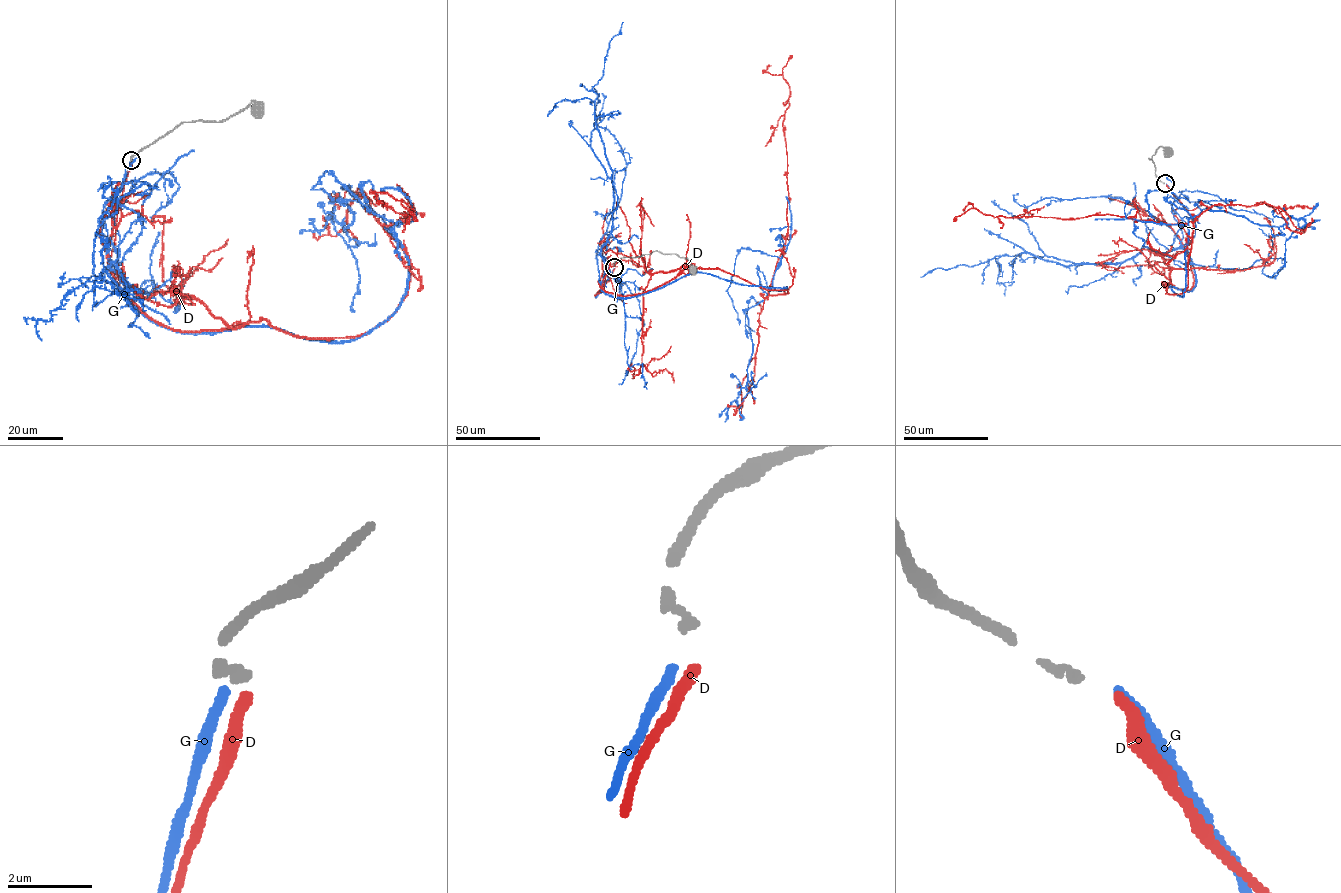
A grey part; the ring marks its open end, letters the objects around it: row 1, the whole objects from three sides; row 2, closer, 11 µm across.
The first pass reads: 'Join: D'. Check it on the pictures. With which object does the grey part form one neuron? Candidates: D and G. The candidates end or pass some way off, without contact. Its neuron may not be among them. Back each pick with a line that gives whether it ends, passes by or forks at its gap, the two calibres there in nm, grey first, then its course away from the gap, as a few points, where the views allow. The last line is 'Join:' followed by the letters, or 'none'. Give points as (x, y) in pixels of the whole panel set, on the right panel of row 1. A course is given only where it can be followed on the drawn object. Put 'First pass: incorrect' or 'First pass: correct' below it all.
Join: none
First pass: incorrect

